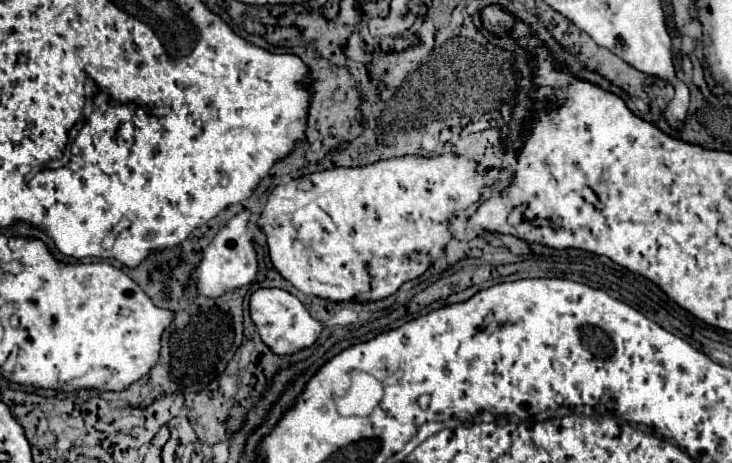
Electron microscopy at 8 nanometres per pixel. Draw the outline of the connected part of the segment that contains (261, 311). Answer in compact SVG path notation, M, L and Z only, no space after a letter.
M283 289L255 291L249 301L249 311L251 311L251 319L261 335L261 341L279 357L287 357L287 355L293 355L293 353L299 353L307 347L311 347L323 331L321 321L313 319L309 315L309 311L303 307L303 303L295 295L291 295Z

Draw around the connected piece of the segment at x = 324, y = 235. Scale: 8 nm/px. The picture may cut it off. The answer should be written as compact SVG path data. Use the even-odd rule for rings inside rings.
M453 153L437 157L405 155L355 169L337 167L275 187L261 213L259 227L267 235L275 269L301 293L329 301L371 303L397 293L405 281L421 277L433 259L445 255L445 247L453 239L449 219L455 211L477 203L483 187L485 175L477 169L477 161Z

